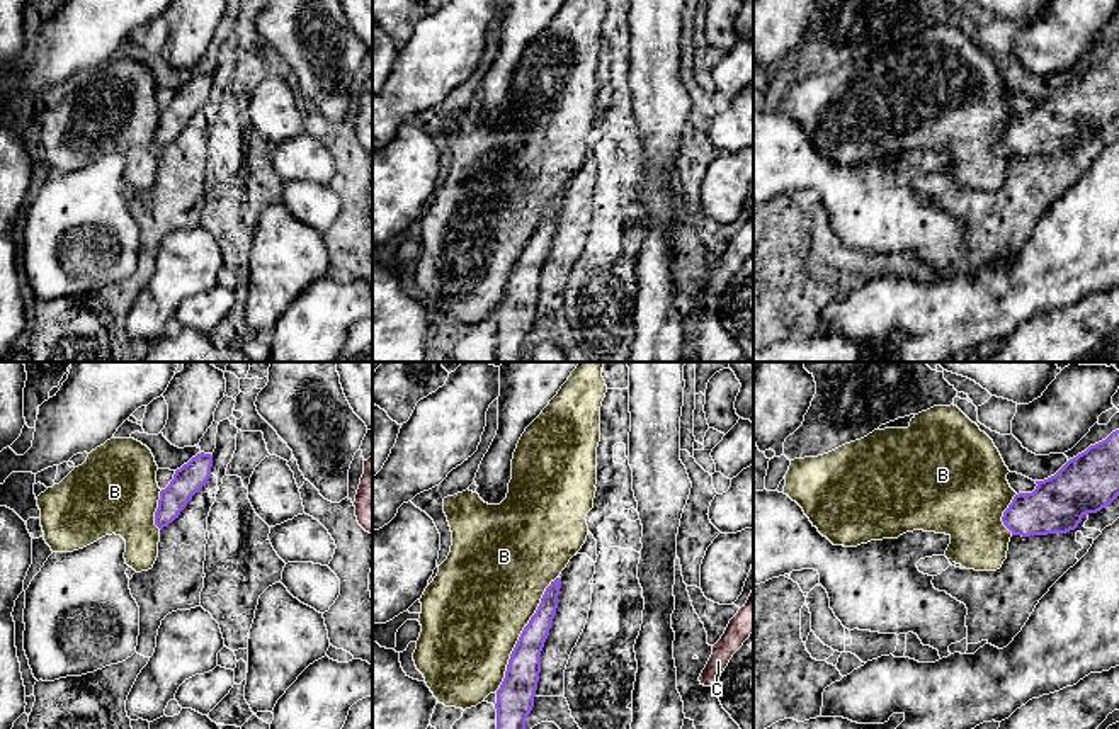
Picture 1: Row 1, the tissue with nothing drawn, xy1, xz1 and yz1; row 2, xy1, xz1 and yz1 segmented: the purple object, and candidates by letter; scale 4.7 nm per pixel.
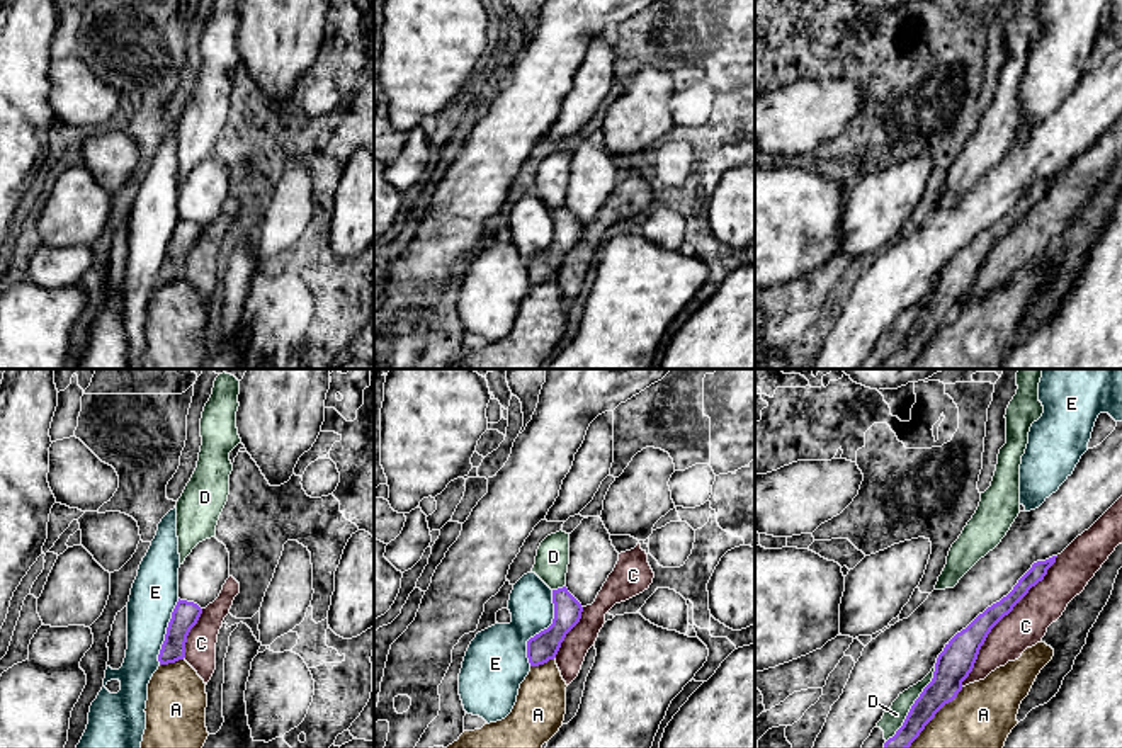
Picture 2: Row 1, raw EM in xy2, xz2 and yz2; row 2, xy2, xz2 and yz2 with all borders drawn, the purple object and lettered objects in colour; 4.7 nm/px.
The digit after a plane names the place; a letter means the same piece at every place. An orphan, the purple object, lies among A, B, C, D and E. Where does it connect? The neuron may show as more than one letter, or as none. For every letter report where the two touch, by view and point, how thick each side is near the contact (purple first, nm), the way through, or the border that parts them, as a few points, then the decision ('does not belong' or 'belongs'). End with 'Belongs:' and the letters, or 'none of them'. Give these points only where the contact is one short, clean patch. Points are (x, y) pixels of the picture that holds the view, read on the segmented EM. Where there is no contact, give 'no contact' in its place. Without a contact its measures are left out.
A: meets purple in yz2 at (934, 716); 170 nm thick on the purple side, 300 nm on the other; does not belong
B: meets purple in xz1 at (521, 634); 160 nm thick on the purple side, 480 nm on the other; does not belong
C: meets purple in yz2 at (1000, 619); 160 nm thick on the purple side, 200 nm on the other; belongs
D: meets purple in yz2 at (913, 704); 160 nm thick on the purple side, 100 nm on the other; does not belong
E: meets purple in xz2 at (544, 629); 140 nm thick on the purple side, 280 nm on the other; does not belong
Belongs: C

